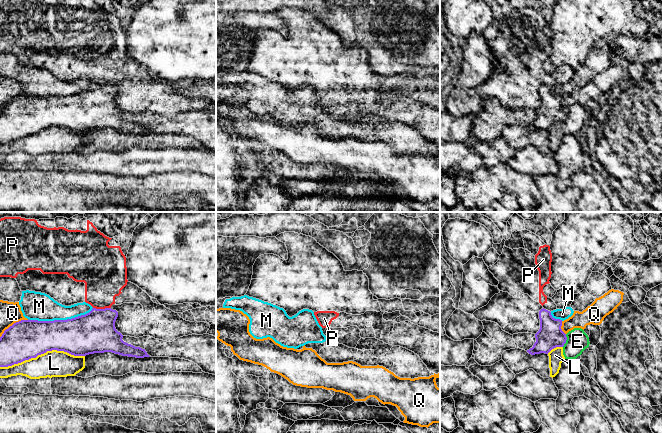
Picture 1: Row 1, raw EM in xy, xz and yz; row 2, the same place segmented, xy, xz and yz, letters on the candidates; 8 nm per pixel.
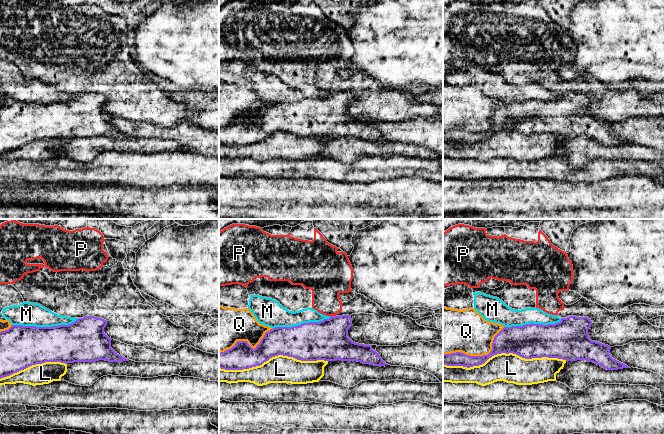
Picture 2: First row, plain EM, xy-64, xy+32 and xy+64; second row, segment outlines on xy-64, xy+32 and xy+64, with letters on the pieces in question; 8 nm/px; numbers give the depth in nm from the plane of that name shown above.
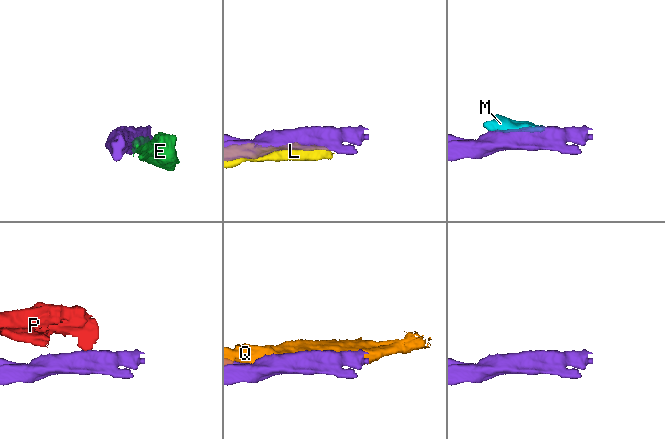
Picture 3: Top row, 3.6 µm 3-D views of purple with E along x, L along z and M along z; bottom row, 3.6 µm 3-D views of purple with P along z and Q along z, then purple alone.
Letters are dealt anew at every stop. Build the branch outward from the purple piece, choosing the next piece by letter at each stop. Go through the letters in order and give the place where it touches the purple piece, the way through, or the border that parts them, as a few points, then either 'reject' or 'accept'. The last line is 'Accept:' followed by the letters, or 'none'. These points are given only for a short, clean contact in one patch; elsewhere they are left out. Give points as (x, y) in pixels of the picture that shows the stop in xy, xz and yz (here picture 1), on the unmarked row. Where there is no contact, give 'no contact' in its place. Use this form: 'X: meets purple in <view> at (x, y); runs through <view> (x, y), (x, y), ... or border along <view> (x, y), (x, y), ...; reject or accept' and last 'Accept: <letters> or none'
E: meets purple in yz at (566, 115); reject
L: meets purple in xy at (42, 129); reject
M: meets purple in xy at (60, 96); reject
P: meets purple in xy at (102, 85); border along xy (93, 83), (110, 84); reject
Q: meets purple in xy at (14, 99); reject
Accept: none

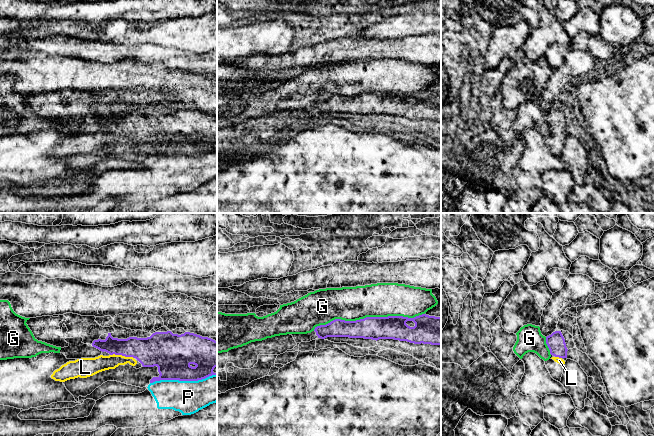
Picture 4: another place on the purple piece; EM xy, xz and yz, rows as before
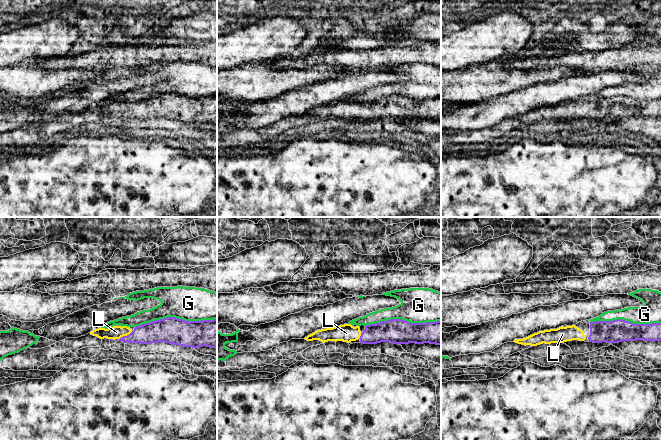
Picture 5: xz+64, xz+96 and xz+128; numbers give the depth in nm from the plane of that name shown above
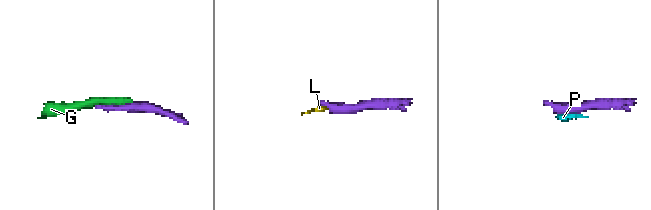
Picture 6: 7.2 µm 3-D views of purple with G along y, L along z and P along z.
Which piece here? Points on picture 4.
G: meets purple in xz at (368, 93); reject
L: meets purple in xy at (122, 131); runs through xy (152, 127), (126, 127), (122, 131), (111, 138), (101, 139); accept
P: meets purple in xy at (183, 156); reject
Accept: L

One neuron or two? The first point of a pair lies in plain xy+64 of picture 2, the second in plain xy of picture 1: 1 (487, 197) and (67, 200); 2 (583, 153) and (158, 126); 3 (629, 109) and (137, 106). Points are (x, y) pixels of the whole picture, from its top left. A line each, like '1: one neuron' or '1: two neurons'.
1: one neuron
2: two neurons
3: one neuron

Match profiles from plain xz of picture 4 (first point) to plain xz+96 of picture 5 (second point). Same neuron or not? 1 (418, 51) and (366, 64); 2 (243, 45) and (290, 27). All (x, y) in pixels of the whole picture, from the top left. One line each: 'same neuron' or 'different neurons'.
1: same neuron
2: same neuron

